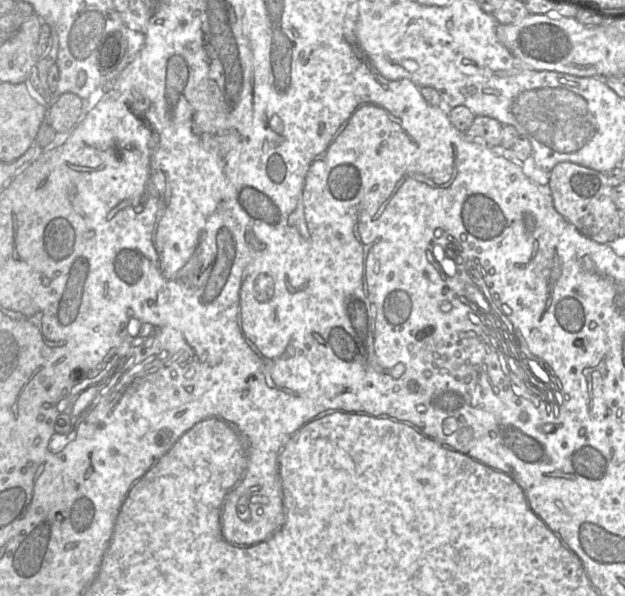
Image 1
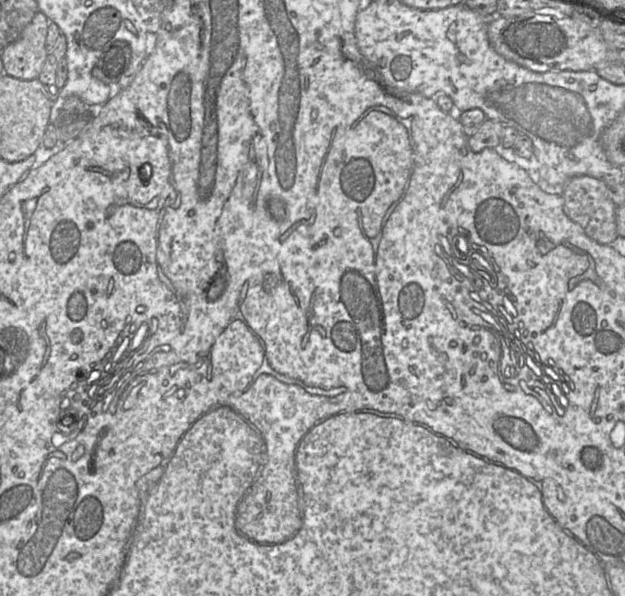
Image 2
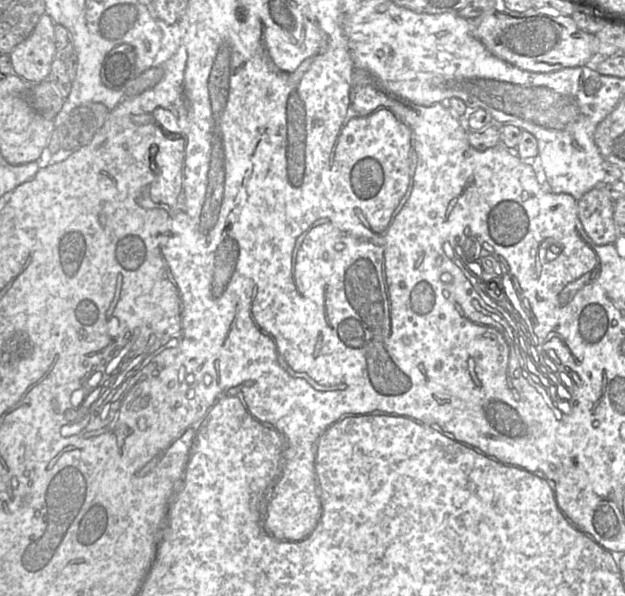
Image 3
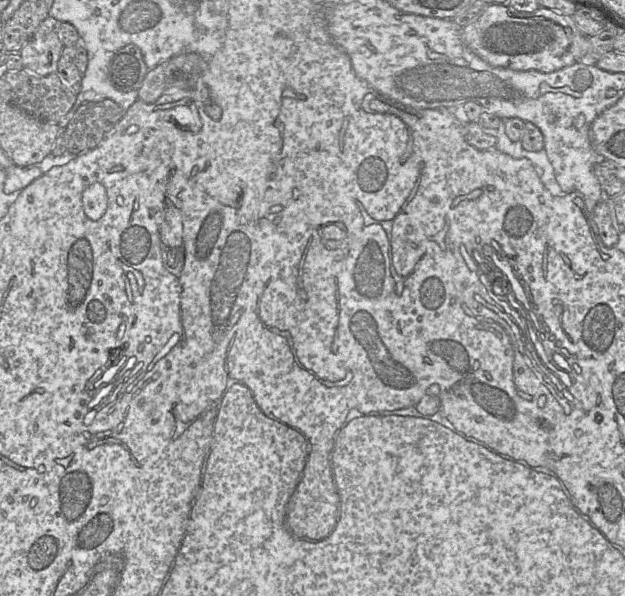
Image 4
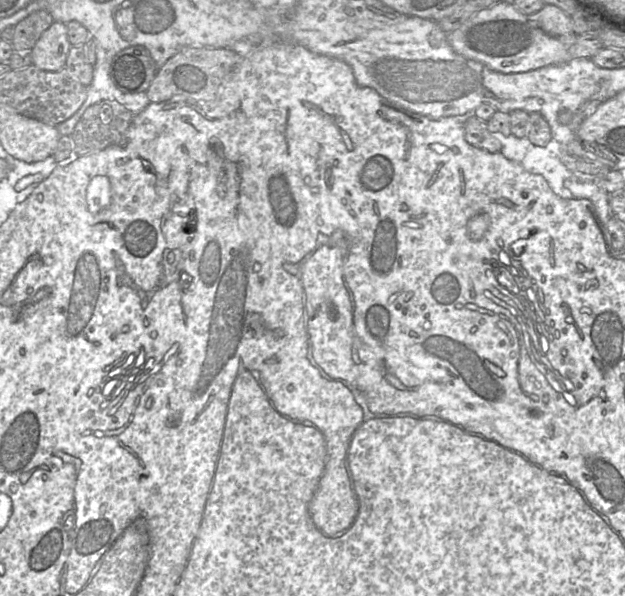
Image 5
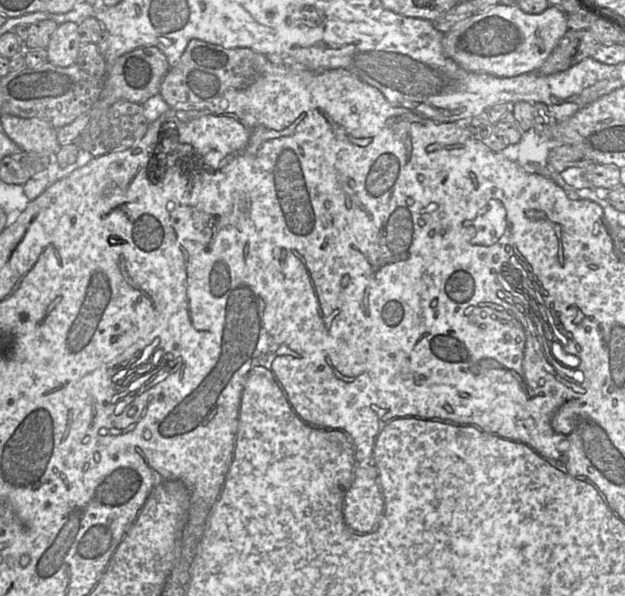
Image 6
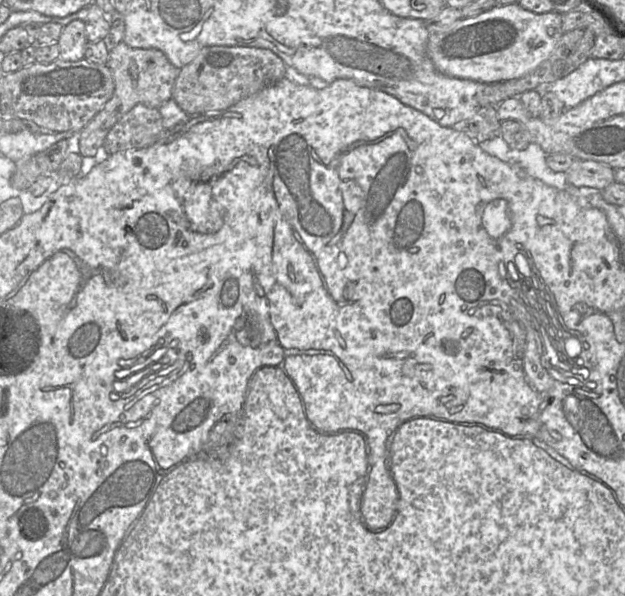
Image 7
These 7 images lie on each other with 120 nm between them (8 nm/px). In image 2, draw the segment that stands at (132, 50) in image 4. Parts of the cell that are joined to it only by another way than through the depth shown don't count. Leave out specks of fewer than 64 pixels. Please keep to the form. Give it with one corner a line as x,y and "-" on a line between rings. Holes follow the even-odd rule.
113,41
102,52
93,69
94,77
110,86
117,85
130,65
131,48
126,41

